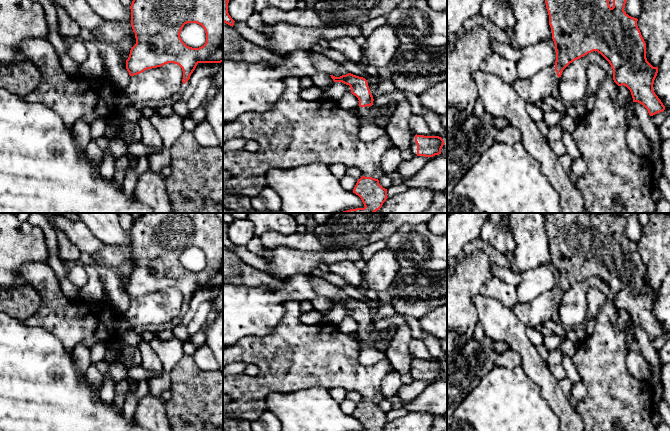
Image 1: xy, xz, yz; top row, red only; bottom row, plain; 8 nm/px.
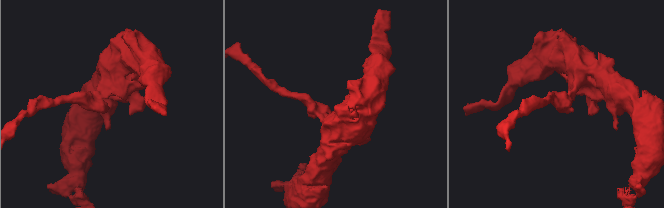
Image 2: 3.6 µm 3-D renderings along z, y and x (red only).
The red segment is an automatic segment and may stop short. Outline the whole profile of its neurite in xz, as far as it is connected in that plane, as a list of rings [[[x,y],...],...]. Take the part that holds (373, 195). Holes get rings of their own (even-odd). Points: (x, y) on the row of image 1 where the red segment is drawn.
[[[362,176],[358,179],[353,193],[361,198],[365,207],[350,209],[339,213],[375,213],[388,198],[387,189],[379,184],[378,179],[372,177]]]

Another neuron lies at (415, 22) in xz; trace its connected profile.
[[[404,0],[389,13],[386,20],[388,24],[395,28],[397,36],[402,44],[412,43],[416,45],[432,46],[444,46],[447,44],[447,11],[433,11],[426,0]]]

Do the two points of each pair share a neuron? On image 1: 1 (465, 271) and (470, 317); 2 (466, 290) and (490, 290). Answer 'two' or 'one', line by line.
1: one
2: two

